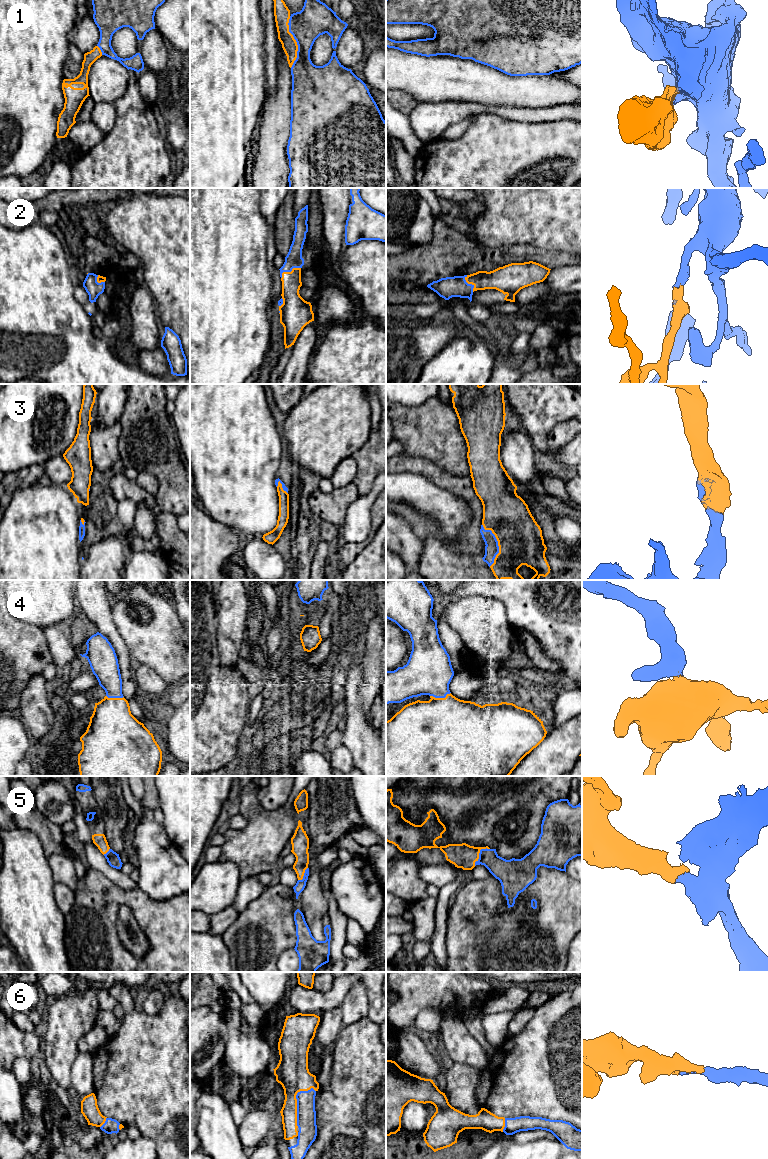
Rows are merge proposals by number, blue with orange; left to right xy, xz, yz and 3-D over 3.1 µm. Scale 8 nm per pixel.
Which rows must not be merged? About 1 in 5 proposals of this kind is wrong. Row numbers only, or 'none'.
none

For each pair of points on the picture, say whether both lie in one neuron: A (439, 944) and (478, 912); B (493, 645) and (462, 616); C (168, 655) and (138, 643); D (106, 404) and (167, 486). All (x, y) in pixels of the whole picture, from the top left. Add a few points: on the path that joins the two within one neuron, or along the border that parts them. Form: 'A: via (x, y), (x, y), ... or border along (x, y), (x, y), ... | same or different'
A: border along (448, 916), (445, 961) | different
B: via (485, 637), (470, 622) | same
C: via (161, 648), (156, 643), (145, 643) | same
D: border along (127, 398), (125, 408), (118, 420) | different

